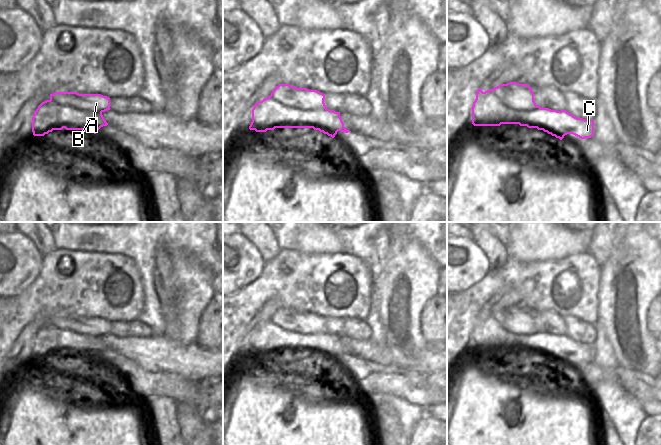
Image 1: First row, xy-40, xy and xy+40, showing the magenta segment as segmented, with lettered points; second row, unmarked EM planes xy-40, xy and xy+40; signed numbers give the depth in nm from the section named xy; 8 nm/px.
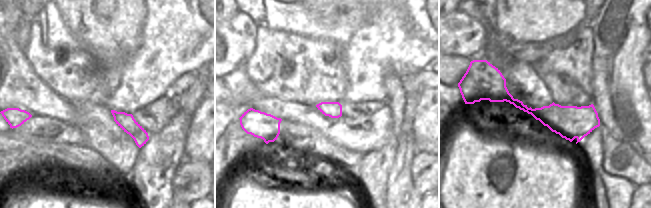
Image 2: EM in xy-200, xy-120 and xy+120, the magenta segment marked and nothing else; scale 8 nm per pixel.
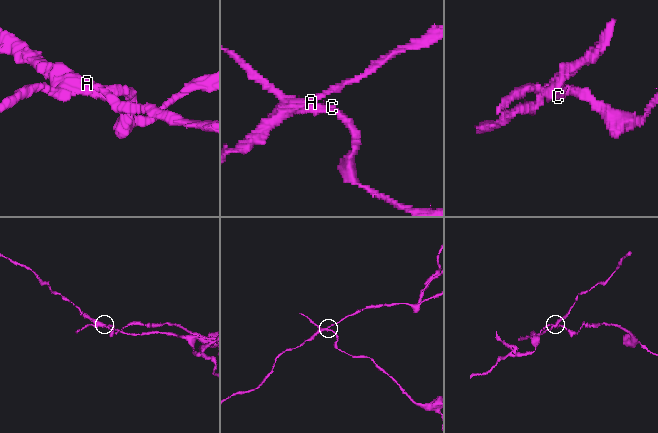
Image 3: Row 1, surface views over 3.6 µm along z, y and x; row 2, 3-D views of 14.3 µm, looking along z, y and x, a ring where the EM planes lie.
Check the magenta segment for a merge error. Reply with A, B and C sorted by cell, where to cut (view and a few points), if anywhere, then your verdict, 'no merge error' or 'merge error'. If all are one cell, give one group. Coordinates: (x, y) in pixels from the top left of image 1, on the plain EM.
A / B C | xy+40 (473, 329), (495, 320), (517, 333), (541, 331) | merge error

